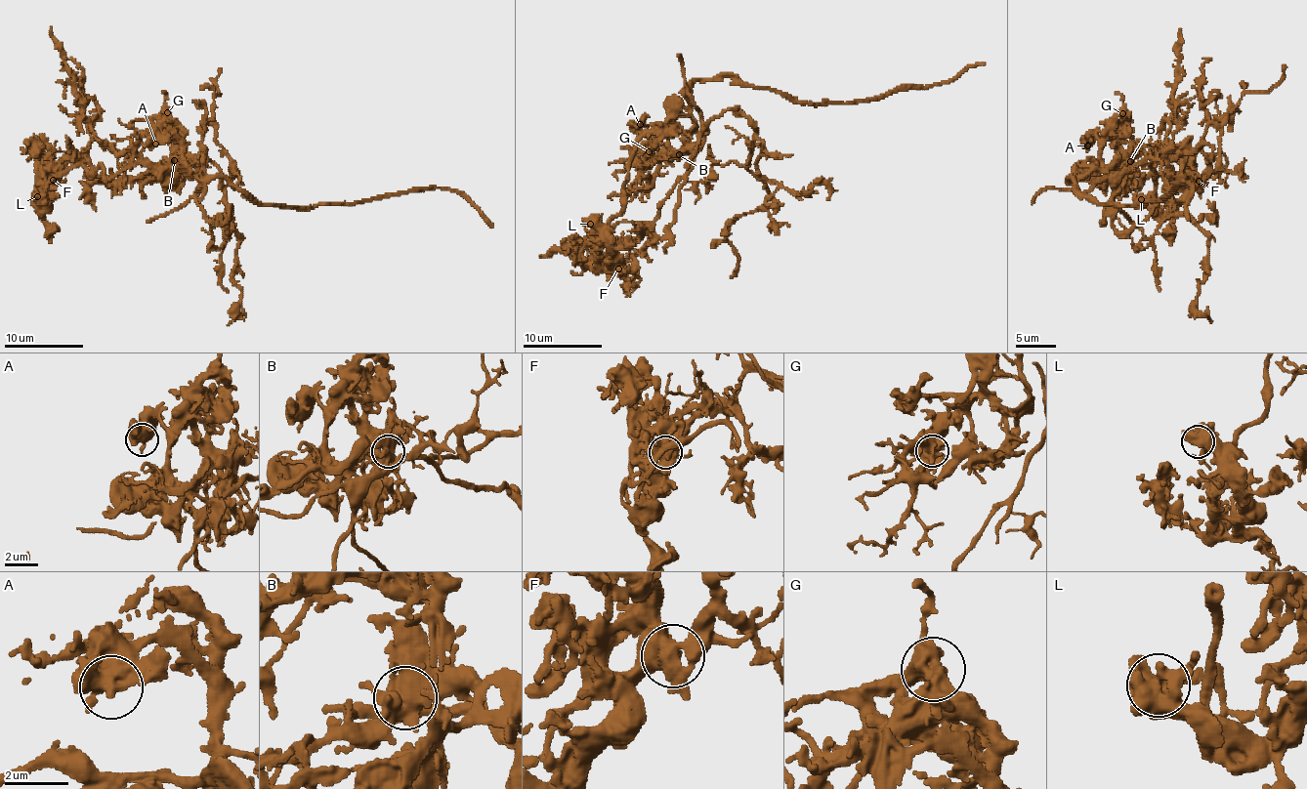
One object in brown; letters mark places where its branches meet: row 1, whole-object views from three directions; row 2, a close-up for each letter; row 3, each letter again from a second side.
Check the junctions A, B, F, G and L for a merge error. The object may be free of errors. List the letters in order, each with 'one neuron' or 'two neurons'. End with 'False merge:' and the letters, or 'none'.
A: one neuron
B: one neuron
F: two neurons
G: one neuron
L: one neuron
False merge: F

